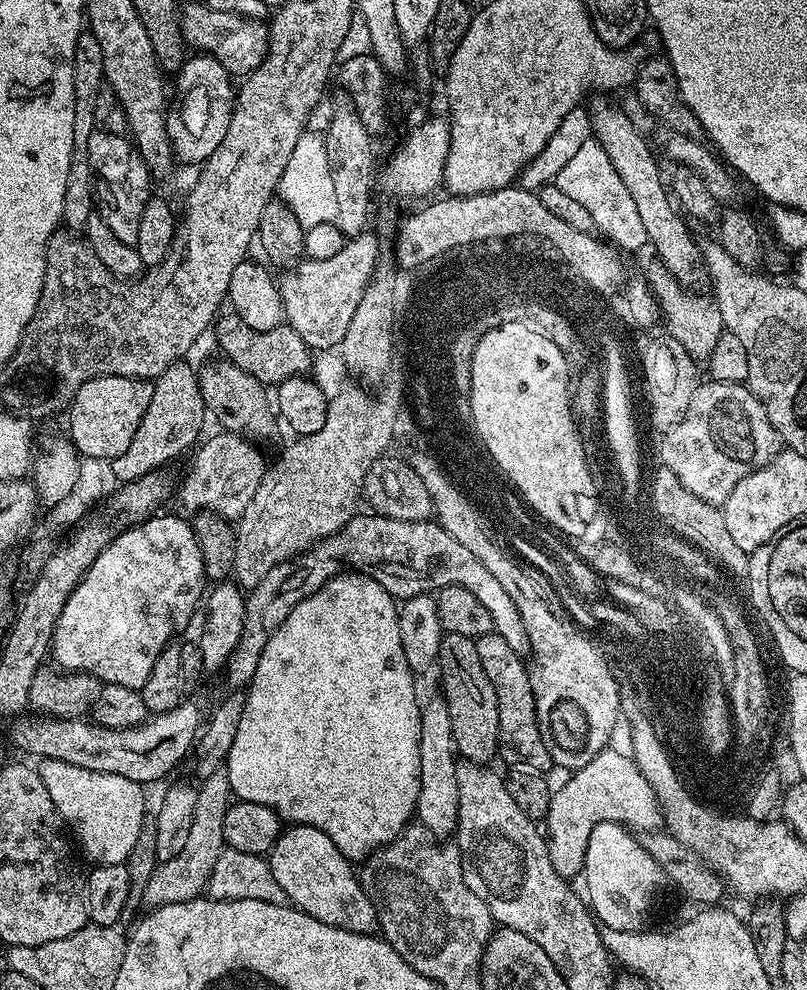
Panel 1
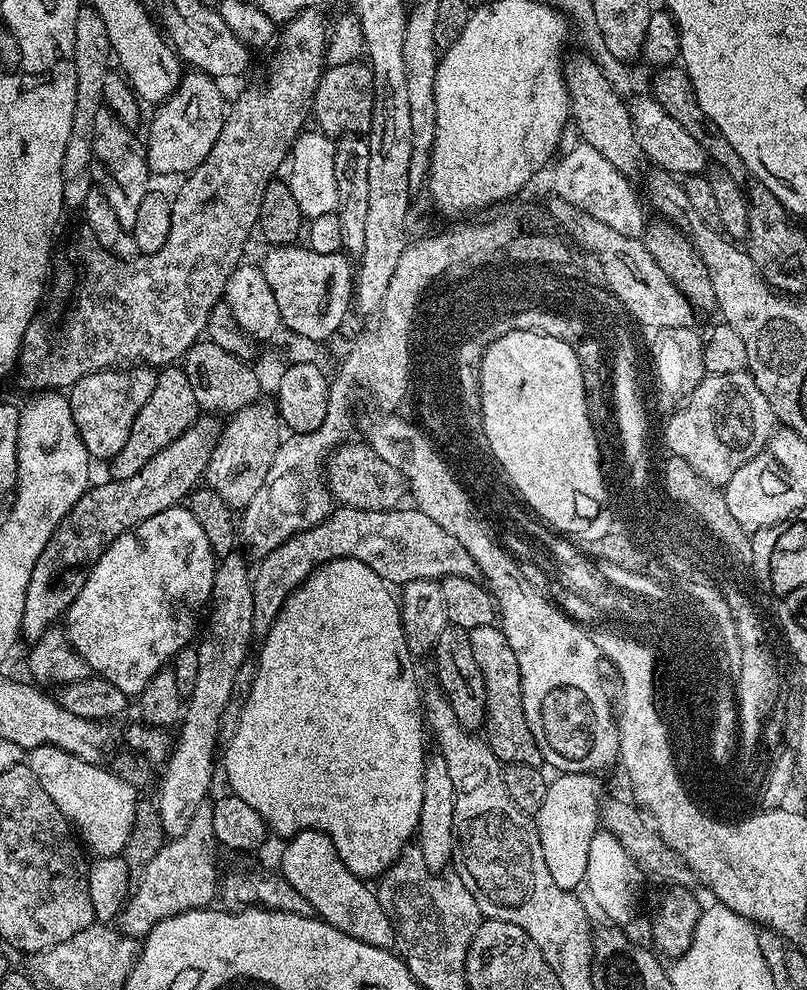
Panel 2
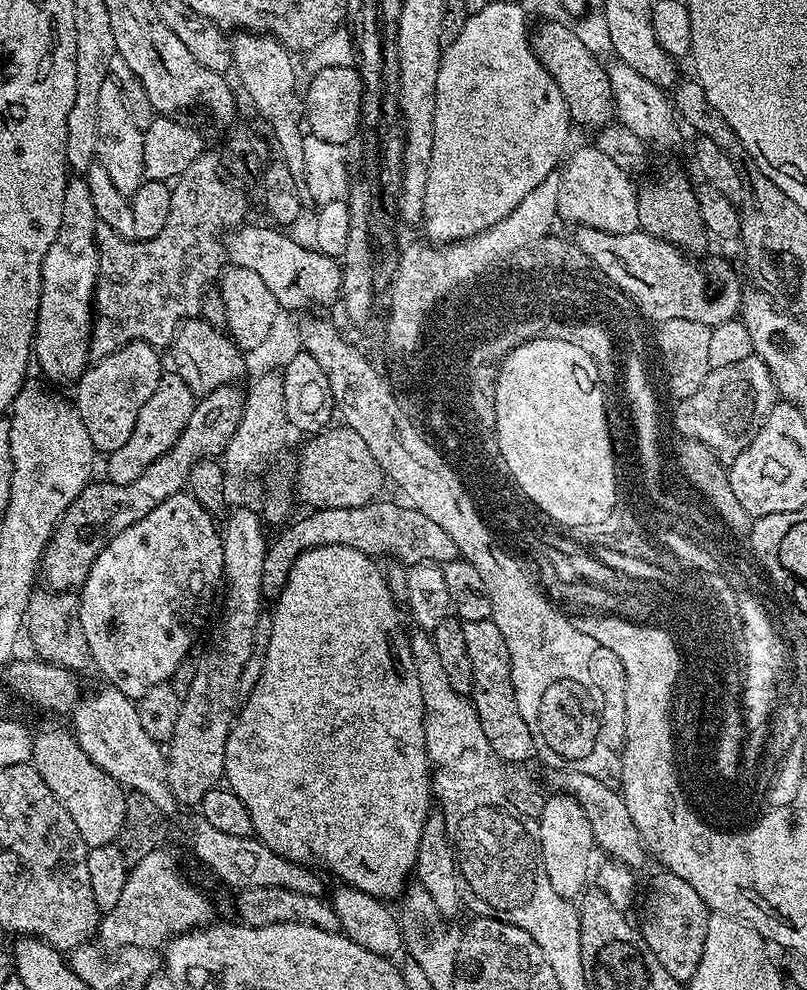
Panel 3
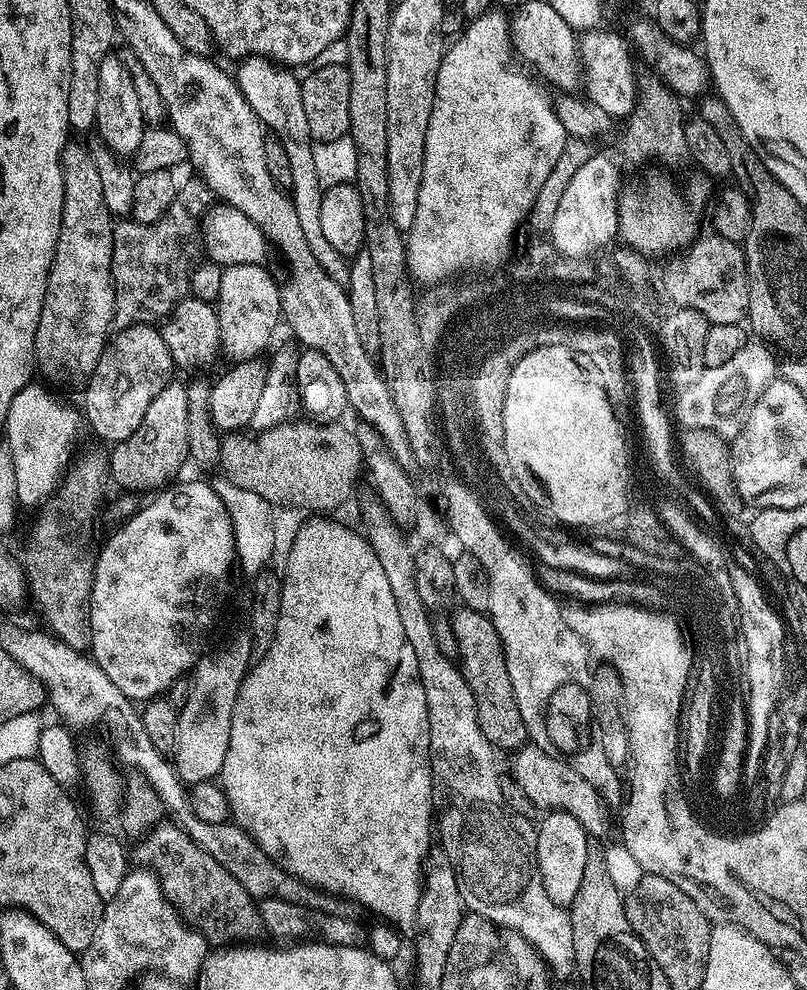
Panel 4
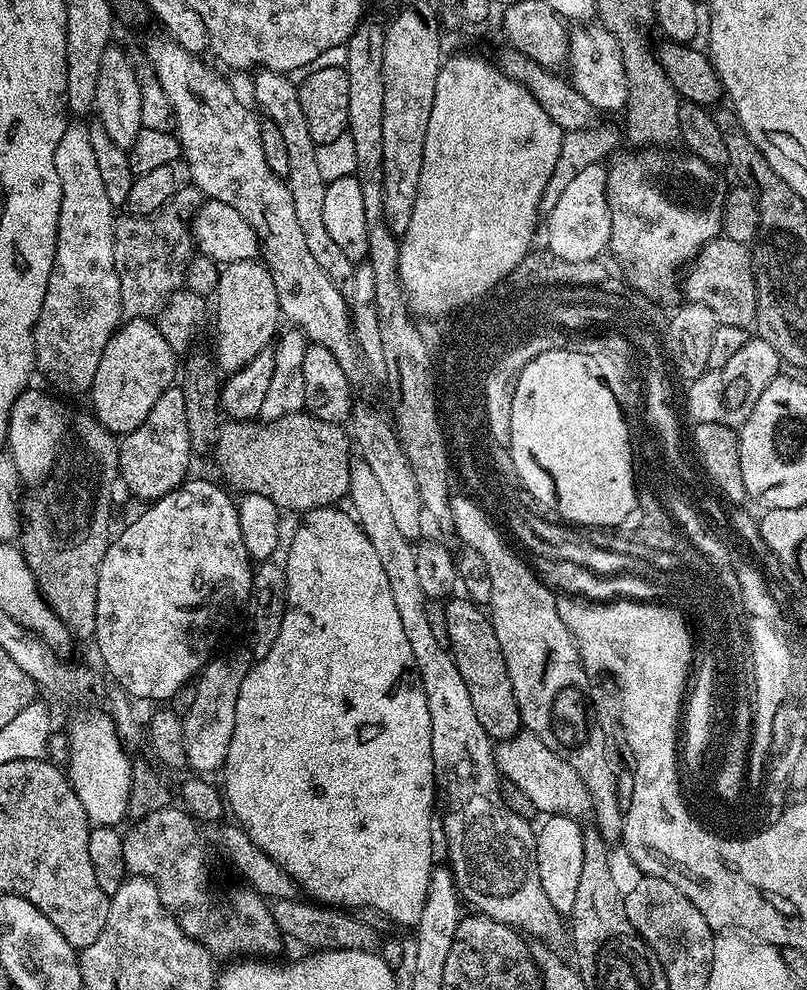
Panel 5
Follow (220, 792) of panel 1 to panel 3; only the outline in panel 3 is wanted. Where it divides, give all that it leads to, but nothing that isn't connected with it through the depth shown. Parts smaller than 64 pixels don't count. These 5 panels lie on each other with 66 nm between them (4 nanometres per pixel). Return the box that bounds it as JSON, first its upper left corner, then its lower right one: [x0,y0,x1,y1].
[99,846,213,949]

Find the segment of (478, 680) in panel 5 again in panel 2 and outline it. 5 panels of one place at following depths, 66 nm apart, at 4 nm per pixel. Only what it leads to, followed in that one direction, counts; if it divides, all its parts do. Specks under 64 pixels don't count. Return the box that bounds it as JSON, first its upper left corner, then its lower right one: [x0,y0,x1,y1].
[468,624,541,766]

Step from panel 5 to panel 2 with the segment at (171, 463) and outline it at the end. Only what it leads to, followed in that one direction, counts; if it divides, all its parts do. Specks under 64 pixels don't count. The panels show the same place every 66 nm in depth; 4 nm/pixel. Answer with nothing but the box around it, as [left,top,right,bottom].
[110,366,198,480]

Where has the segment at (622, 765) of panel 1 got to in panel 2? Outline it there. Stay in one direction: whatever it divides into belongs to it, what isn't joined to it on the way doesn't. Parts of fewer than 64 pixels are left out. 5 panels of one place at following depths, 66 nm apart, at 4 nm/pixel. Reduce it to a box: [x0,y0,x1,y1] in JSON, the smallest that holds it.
[536,772,602,891]

